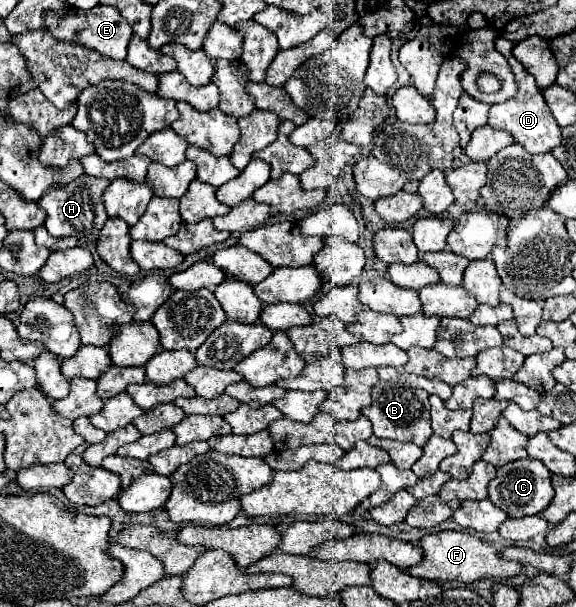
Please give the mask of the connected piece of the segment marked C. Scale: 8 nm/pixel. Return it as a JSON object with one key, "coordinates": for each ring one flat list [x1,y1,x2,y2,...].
{"coordinates":[[519,459,511,461,503,467,497,469,497,477,489,483,489,499,503,511,507,511,509,517,519,519,525,515,539,515,553,497,553,487,551,487,551,473,549,469,539,461,539,459]]}

